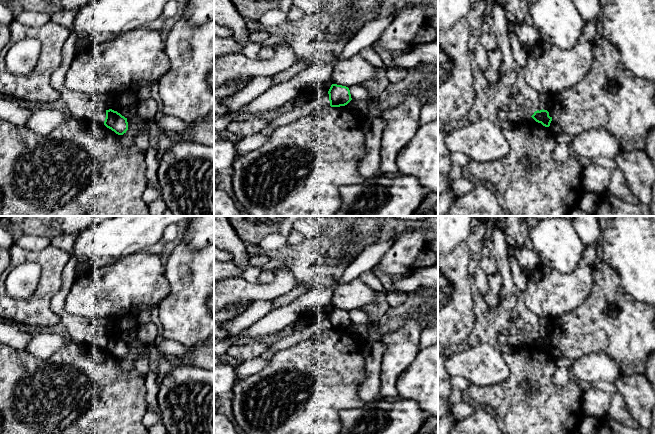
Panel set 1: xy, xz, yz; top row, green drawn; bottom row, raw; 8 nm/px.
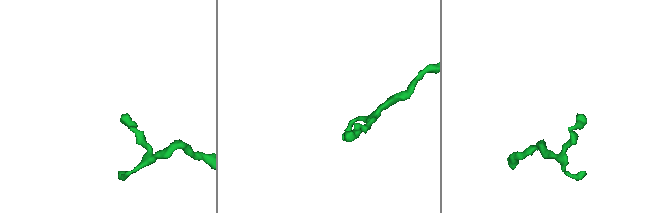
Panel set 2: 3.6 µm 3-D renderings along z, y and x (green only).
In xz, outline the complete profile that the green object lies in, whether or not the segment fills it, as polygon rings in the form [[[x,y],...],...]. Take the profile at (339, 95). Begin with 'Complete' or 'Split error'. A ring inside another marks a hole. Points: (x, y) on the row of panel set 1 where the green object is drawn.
Complete. [[[332,84],[328,94],[331,107],[345,106],[352,100],[350,90],[346,86]]]

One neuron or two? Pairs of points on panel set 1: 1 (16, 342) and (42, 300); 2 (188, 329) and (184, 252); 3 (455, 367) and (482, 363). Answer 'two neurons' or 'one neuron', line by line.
1: two neurons
2: one neuron
3: one neuron

